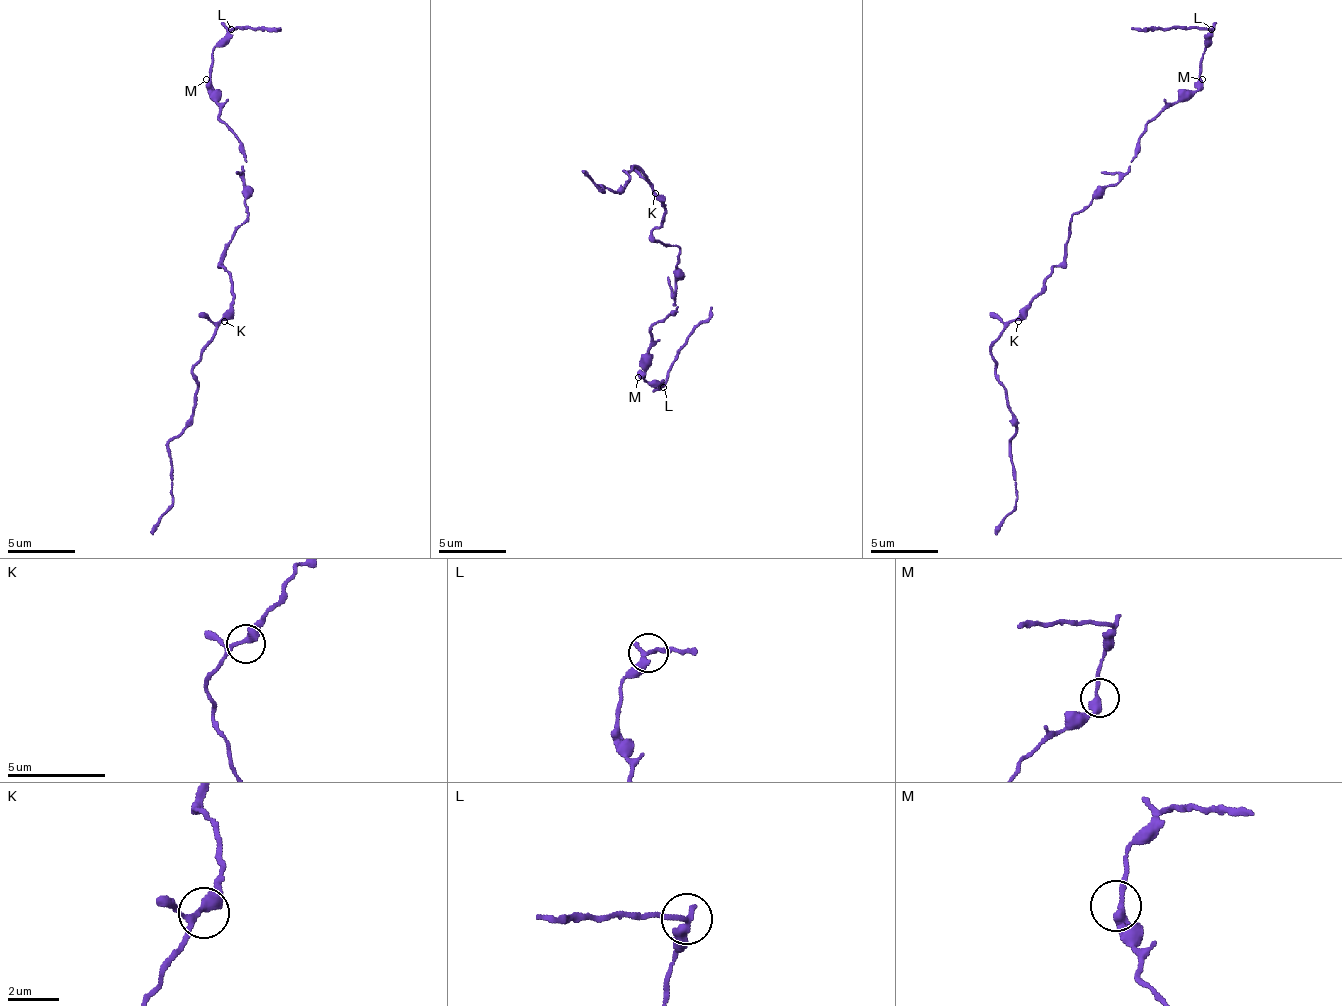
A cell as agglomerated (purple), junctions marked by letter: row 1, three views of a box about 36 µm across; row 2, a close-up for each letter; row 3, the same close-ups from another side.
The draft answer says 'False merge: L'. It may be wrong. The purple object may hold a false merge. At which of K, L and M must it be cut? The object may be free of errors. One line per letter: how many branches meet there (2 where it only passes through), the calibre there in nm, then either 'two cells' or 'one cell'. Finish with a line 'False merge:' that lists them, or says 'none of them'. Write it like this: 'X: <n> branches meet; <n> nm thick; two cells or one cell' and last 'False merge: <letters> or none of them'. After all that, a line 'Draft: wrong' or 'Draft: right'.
K: 2 branches meet; 320 nm thick; one cell
L: 2 branches meet; 320 nm thick; two cells
M: 2 branches meet; 300 nm thick; one cell
False merge: L
Draft: right

